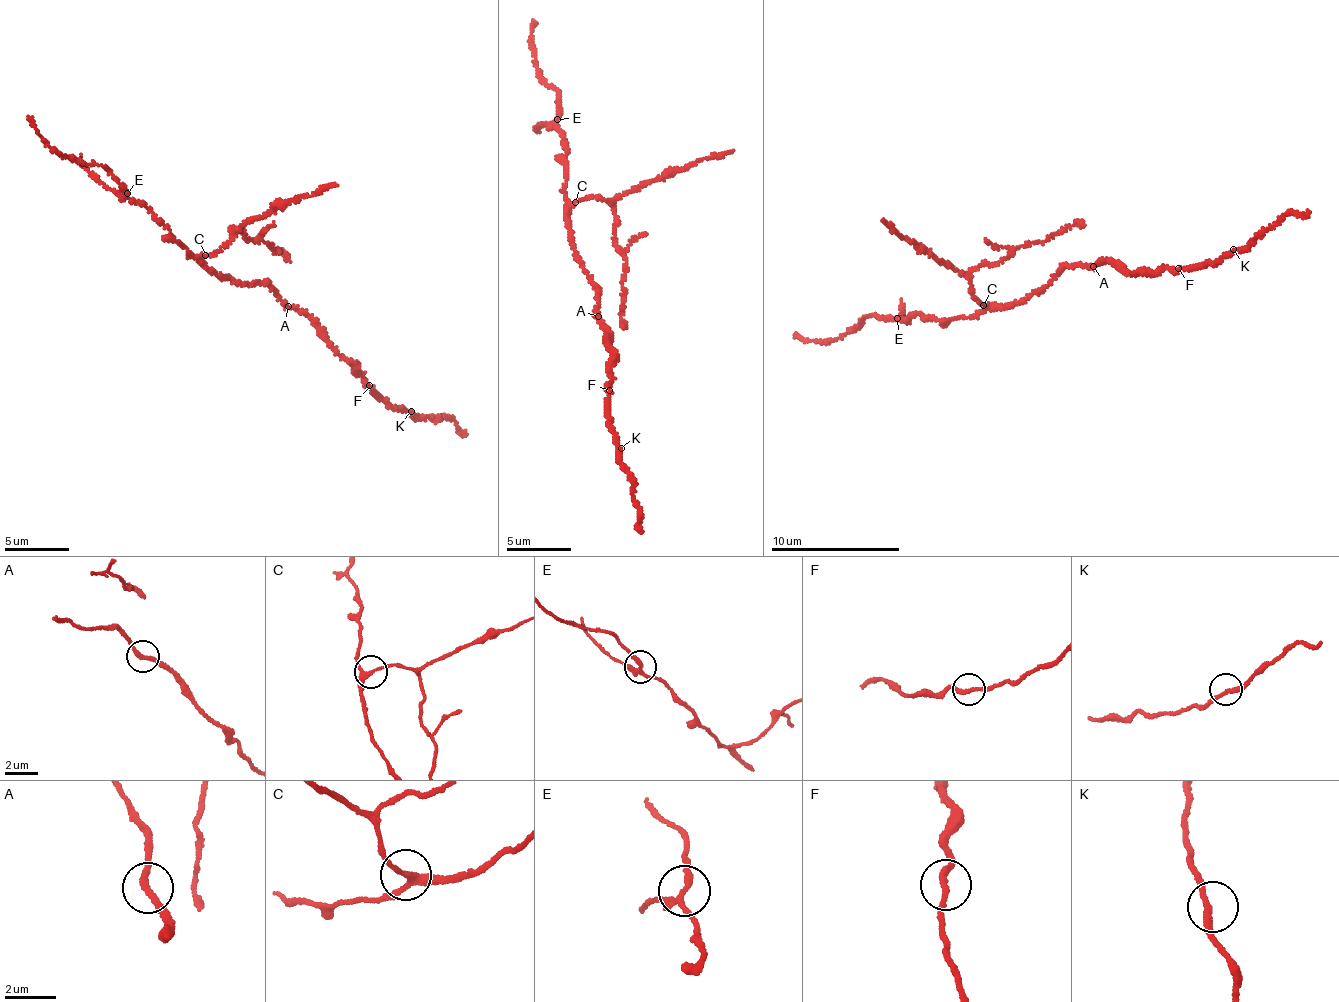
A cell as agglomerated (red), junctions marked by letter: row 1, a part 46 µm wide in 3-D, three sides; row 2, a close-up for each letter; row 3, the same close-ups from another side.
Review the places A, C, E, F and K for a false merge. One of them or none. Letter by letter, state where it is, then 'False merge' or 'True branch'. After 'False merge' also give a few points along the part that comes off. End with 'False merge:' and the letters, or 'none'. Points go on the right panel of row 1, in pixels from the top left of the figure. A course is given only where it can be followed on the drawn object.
A: Place: (1093, 266). True branch
C: Place: (983, 305). True branch
E: Place: (897, 318). False merge. Course of the part to remove: (897, 318), (865, 317), (853, 330), (824, 343), (794, 335)
F: Place: (1178, 268). True branch
K: Place: (1233, 249). True branch
False merge: E

